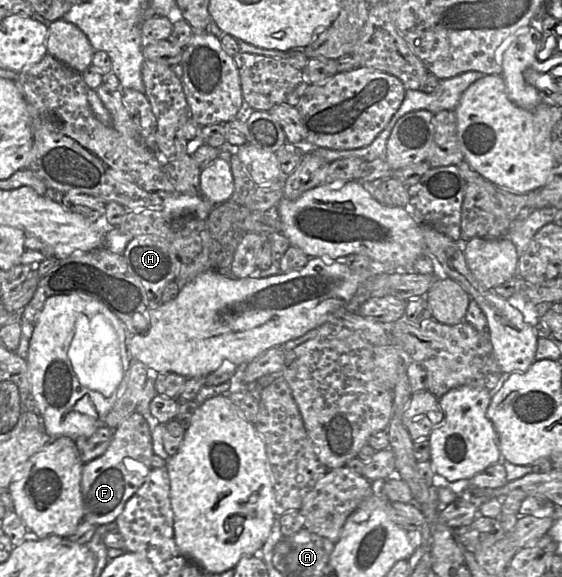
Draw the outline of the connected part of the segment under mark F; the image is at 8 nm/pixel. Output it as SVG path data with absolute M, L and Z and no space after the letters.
M134 412L114 429L107 450L101 456L83 465L81 477L83 520L95 526L115 522L126 502L147 479L152 469L153 455L149 423L143 415Z

